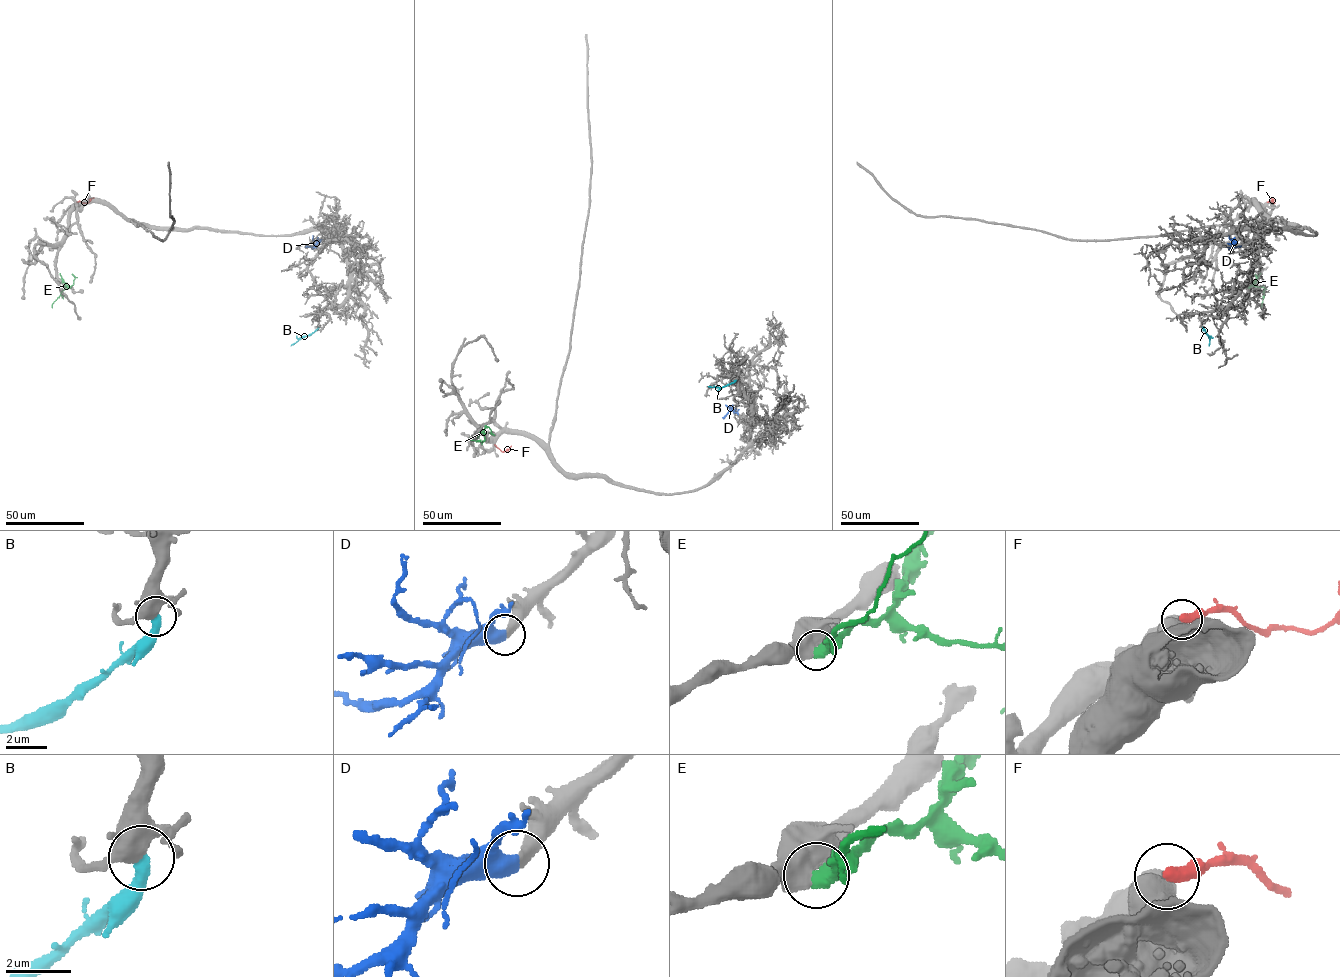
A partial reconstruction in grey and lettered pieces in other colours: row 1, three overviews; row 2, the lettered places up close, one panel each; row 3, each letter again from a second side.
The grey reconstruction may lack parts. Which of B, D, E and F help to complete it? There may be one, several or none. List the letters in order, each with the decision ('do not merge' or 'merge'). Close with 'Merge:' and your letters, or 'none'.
B: merge
D: merge
E: do not merge
F: do not merge
Merge: B, D

